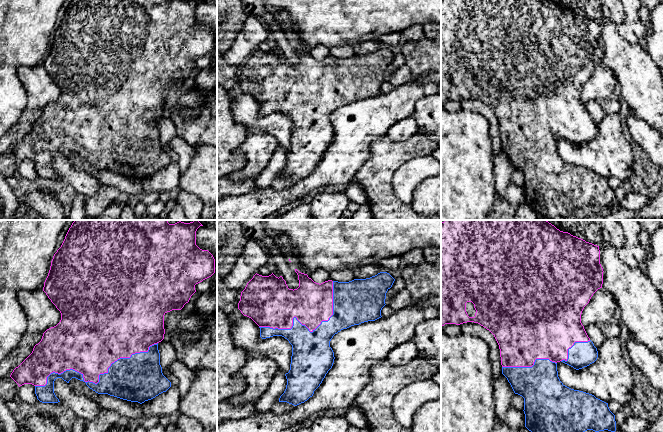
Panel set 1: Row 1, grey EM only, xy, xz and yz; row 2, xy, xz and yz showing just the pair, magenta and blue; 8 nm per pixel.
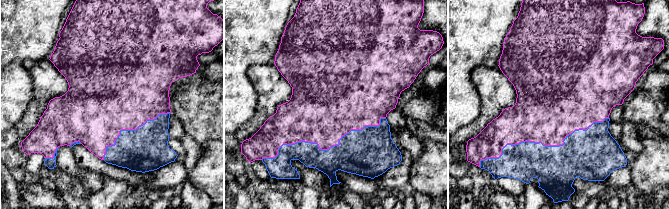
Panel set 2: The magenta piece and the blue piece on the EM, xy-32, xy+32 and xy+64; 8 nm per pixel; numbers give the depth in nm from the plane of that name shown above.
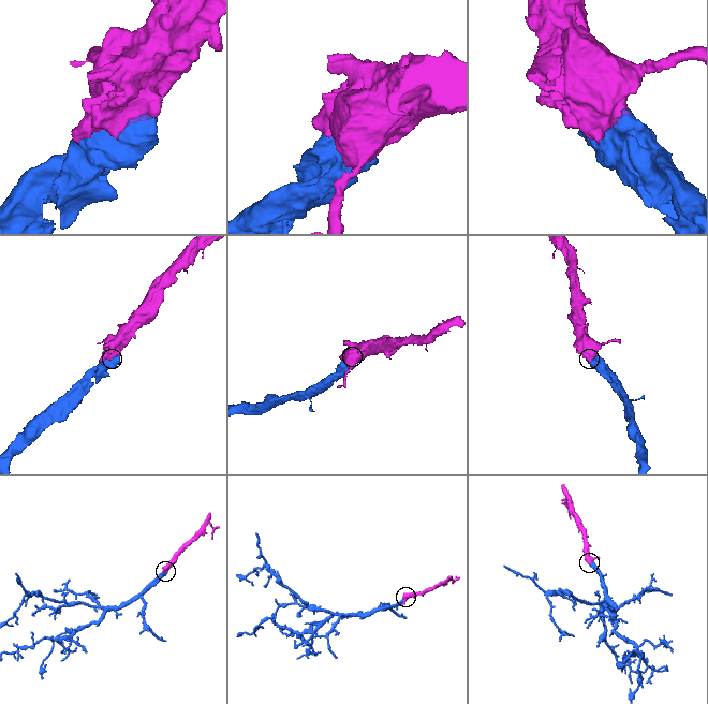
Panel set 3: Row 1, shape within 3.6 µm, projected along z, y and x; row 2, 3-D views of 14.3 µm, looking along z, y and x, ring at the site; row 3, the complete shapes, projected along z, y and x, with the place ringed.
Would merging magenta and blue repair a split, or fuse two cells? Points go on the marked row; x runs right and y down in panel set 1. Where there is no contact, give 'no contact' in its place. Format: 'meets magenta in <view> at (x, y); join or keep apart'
meets magenta in xy at (96, 383); join

